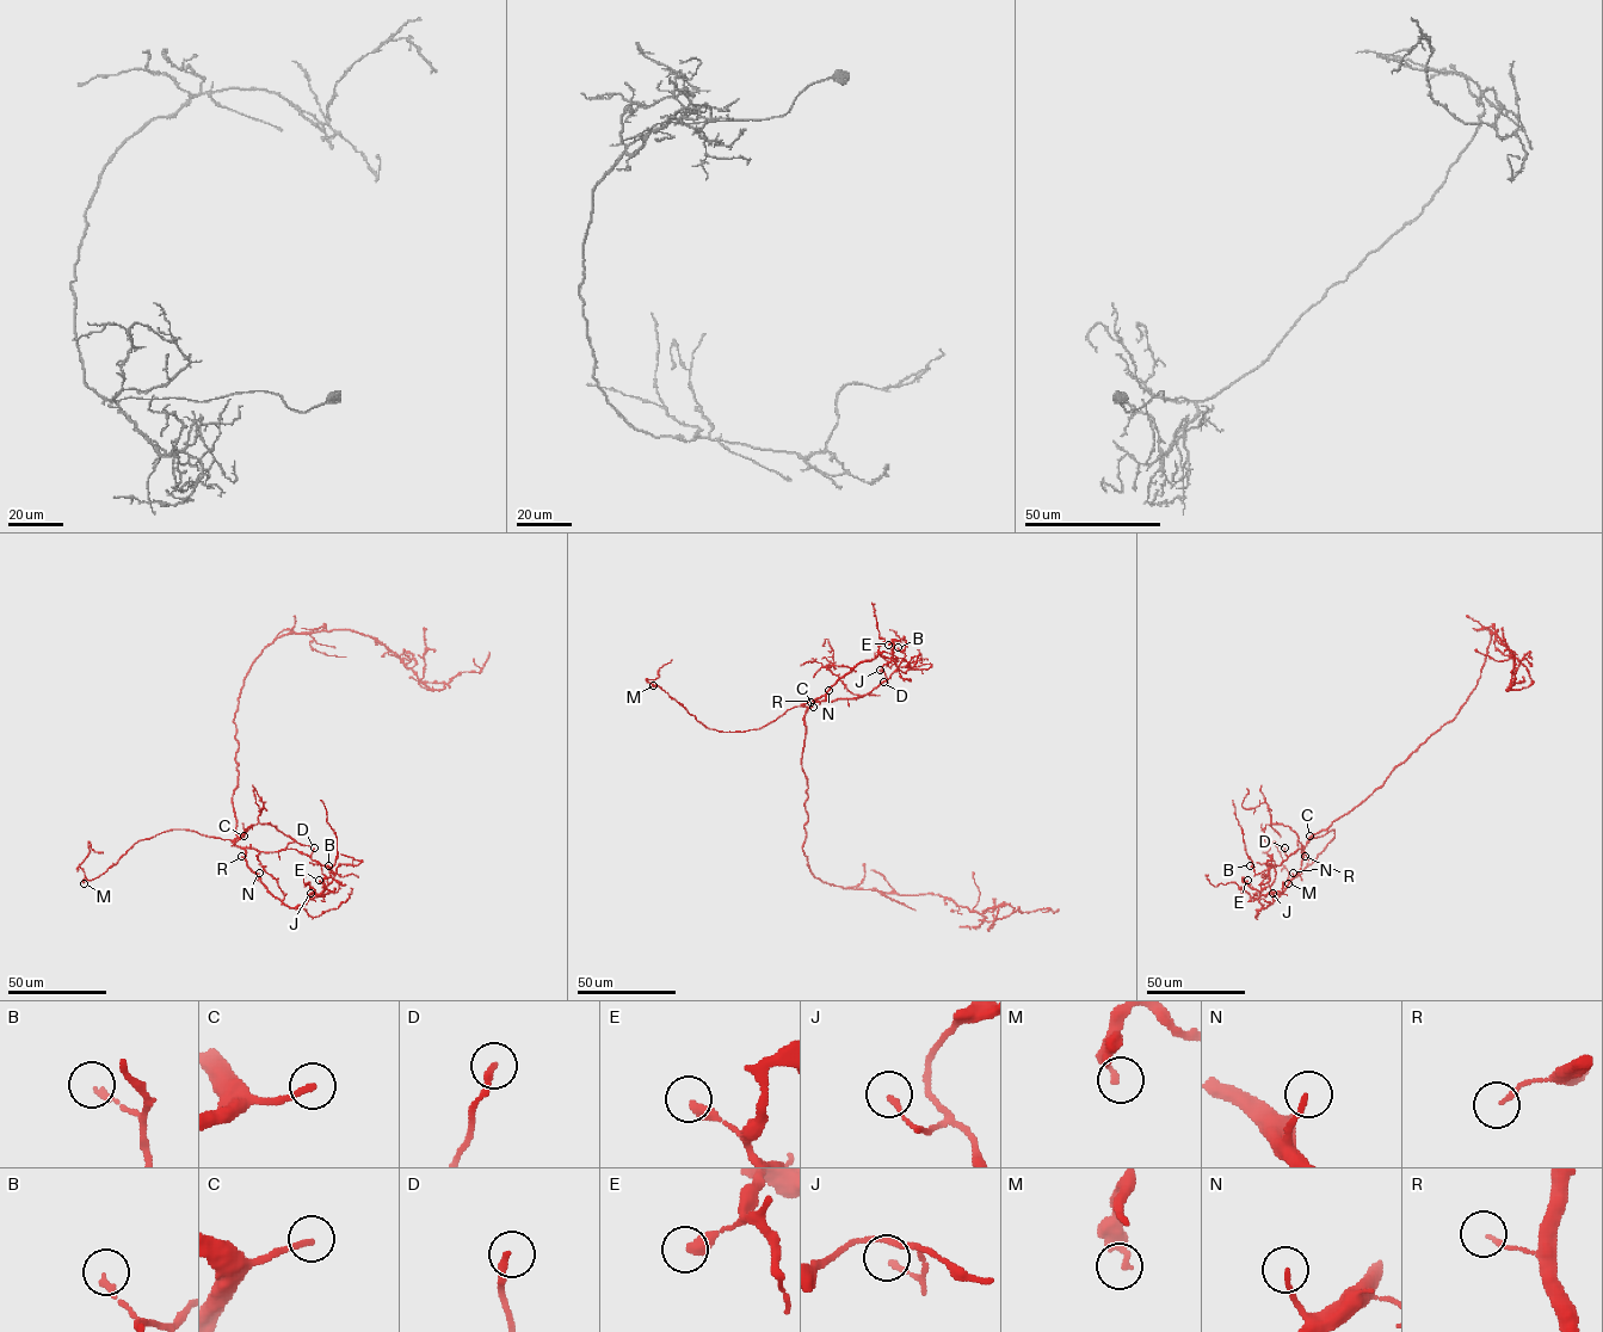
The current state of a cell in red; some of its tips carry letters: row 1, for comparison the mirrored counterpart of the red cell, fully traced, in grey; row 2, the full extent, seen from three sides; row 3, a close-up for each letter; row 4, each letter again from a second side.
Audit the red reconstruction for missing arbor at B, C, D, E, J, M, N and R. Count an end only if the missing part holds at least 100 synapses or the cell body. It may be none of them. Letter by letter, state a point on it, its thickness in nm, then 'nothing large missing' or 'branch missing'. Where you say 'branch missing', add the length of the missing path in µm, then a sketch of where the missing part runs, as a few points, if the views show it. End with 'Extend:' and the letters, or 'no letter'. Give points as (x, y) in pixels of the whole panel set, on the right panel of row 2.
B: place (1250, 865); calibre 170 nm; nothing large missing
C: place (1309, 836); calibre 180 nm; branch missing; missing 120 µm; course (1309, 836), (1286, 826), (1255, 831), (1233, 824), (1237, 820), (1238, 830), (1241, 830), (1235, 837), (1227, 836)
D: place (1284, 848); calibre 190 nm; nothing large missing
E: place (1247, 880); calibre 380 nm; nothing large missing
J: place (1272, 893); calibre 160 nm; nothing large missing
M: place (1288, 883); calibre 190 nm; nothing large missing
N: place (1293, 873); calibre 150 nm; nothing large missing
R: place (1305, 856); calibre 140 nm; nothing large missing
Extend: C

